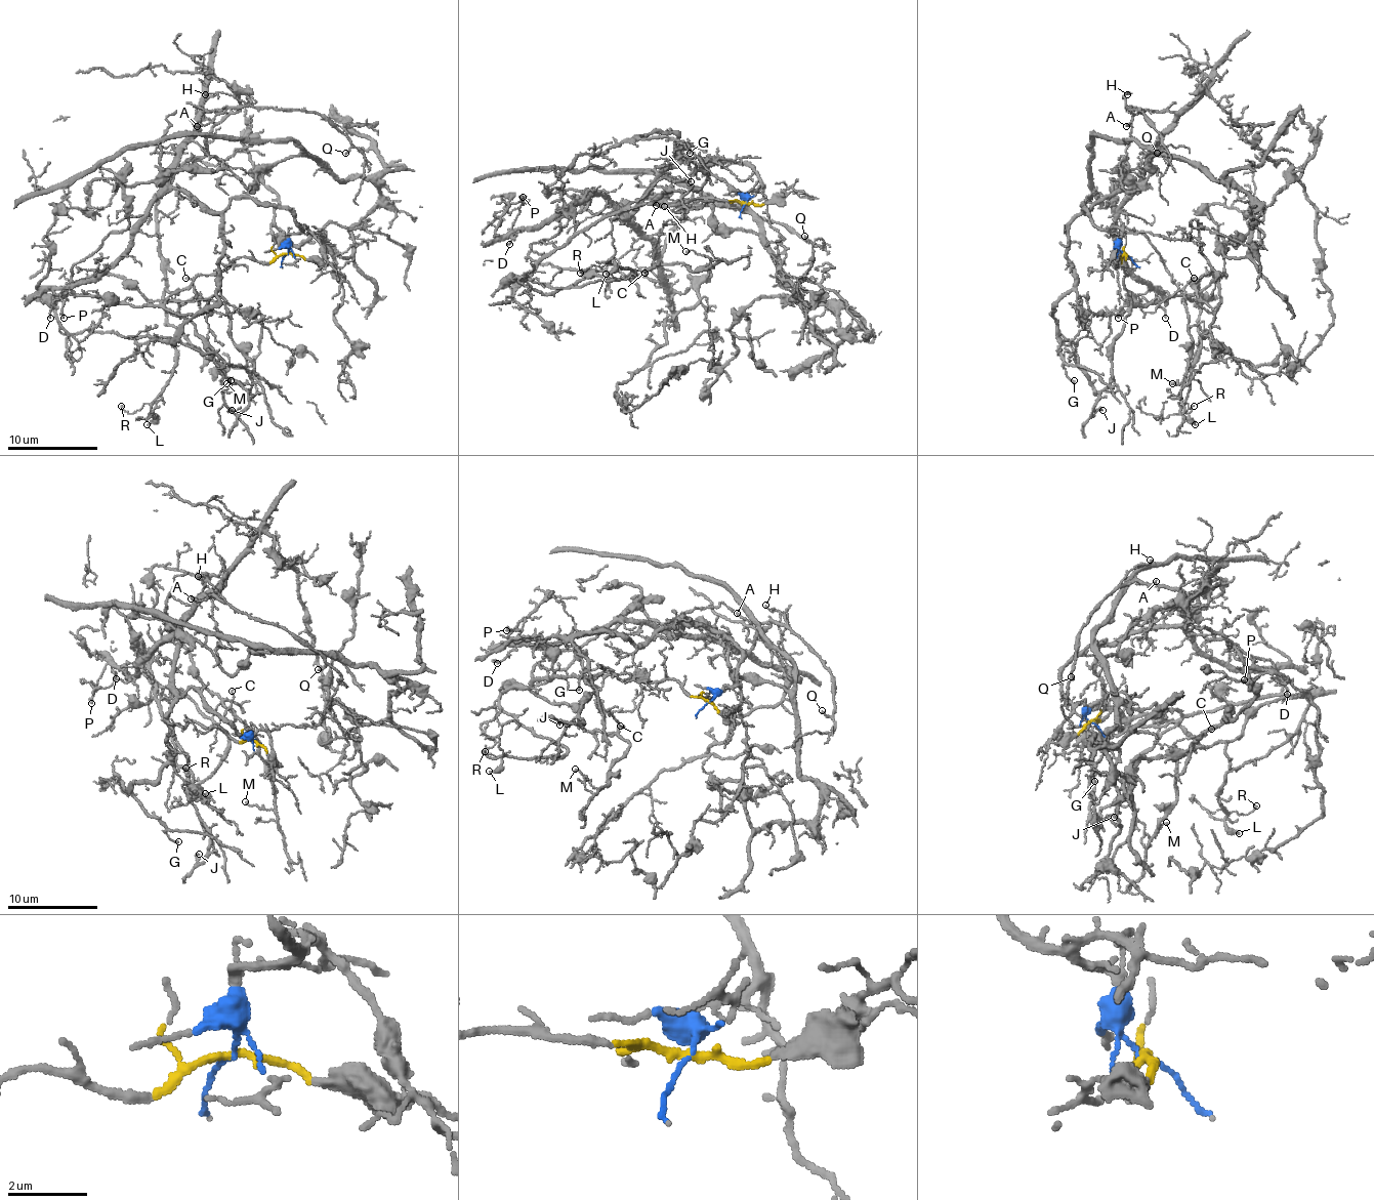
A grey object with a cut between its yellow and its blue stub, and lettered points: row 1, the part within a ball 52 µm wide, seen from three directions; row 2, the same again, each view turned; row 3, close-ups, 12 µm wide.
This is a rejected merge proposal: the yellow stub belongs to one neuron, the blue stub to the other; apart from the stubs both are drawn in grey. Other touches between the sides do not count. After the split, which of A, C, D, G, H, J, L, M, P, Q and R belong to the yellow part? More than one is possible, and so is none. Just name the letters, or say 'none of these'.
C, J, L, M, R

